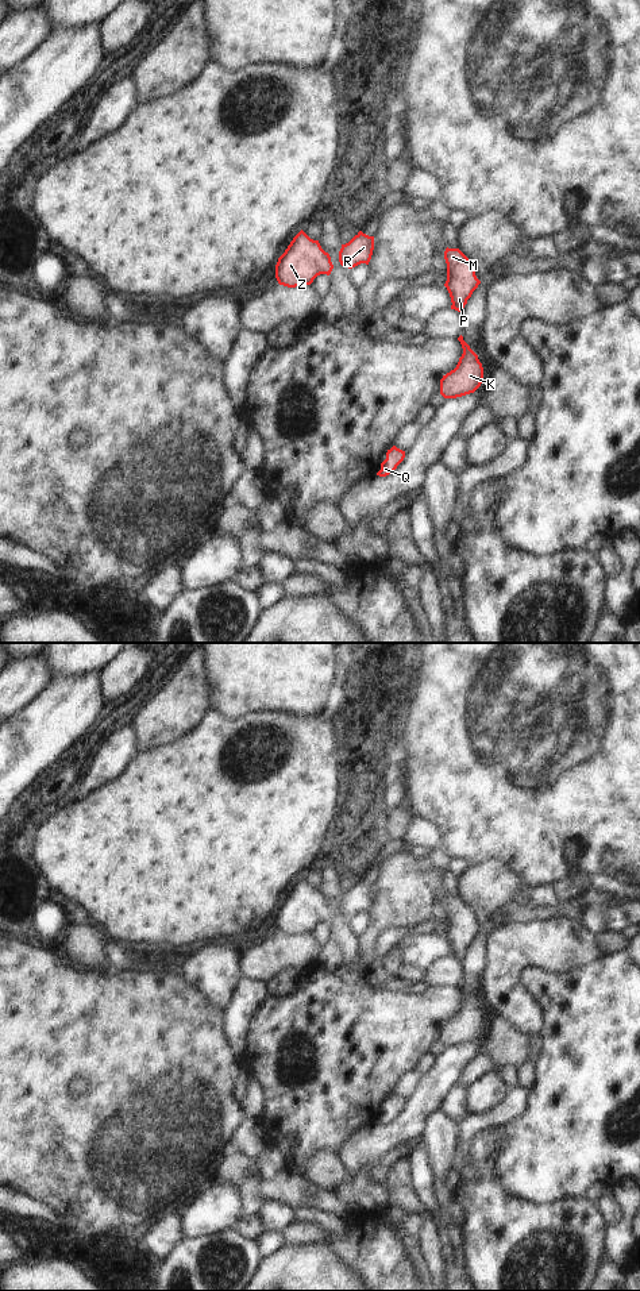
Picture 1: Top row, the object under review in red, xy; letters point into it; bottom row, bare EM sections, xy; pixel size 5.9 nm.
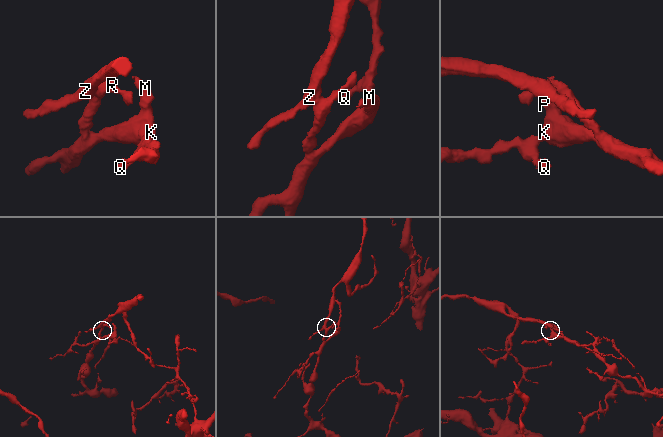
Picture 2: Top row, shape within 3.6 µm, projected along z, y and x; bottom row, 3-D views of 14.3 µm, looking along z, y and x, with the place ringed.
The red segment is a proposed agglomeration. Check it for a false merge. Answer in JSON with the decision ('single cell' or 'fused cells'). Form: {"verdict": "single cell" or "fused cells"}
{"verdict": "single cell"}

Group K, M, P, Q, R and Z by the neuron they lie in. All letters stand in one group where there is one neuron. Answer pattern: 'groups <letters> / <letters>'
groups K M P Q R Z

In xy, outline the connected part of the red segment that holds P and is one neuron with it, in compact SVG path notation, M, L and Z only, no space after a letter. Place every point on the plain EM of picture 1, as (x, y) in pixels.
M446 897L447 936L451 945L451 957L462 960L481 929L475 924L473 910L459 897Z

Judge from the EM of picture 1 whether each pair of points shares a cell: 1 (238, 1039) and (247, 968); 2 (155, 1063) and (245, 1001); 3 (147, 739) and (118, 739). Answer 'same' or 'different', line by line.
1: different
2: different
3: different

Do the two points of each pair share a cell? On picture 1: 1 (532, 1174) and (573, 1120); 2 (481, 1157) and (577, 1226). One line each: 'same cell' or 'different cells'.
1: same cell
2: same cell

